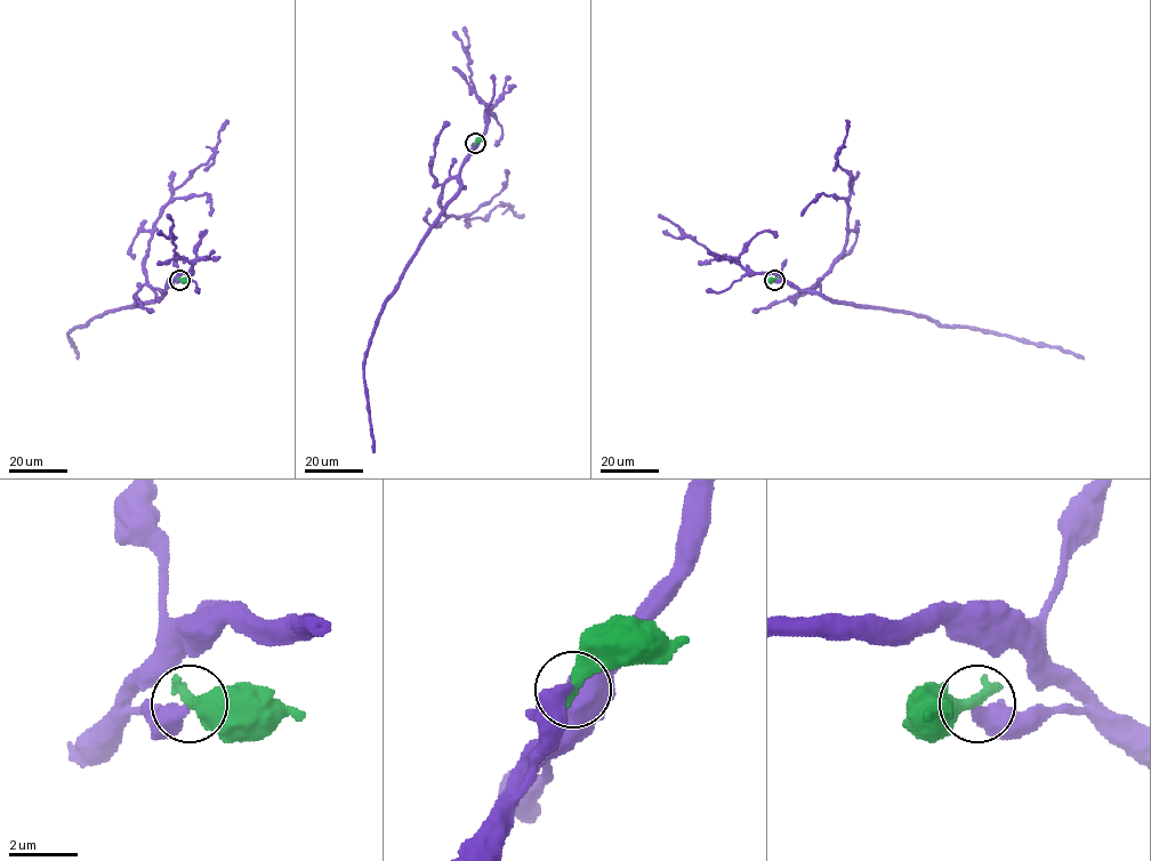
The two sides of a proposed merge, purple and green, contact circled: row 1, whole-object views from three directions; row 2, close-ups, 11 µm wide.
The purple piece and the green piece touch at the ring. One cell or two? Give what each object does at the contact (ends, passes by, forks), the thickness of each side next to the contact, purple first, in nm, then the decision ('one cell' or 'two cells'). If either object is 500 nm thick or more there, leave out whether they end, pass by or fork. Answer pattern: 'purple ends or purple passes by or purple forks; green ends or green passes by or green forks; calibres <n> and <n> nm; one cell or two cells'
calibres 500 and 480 nm; two cells

